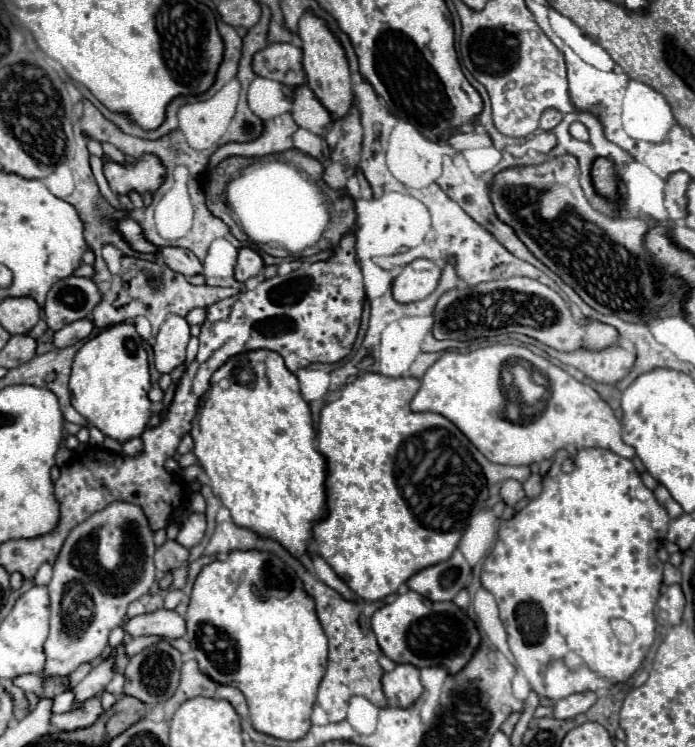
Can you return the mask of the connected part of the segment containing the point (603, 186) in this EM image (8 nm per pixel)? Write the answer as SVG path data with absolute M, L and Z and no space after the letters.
M598 158L598 160L594 162L592 180L594 180L594 186L596 186L596 192L598 192L598 194L608 196L608 198L616 198L618 178L616 178L616 172L614 172L614 166L612 166L610 160Z

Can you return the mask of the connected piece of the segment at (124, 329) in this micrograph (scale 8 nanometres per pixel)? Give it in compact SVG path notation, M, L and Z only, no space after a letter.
M124 322L124 324L116 324L116 326L102 330L96 338L88 340L74 358L72 376L70 376L72 406L102 434L106 434L122 444L132 438L138 438L146 430L146 426L152 418L152 402L148 400L150 388L152 388L152 384L150 384L148 354L146 354L144 342L138 336L134 324Z

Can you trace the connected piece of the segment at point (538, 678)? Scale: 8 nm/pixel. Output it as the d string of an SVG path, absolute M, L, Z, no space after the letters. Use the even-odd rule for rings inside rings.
M586 448L574 458L574 472L564 474L560 466L566 458L568 452L558 450L552 468L544 476L540 496L510 520L502 520L498 542L482 566L482 584L498 602L516 668L522 670L538 696L554 702L570 694L596 692L626 682L640 668L656 636L654 606L660 596L664 566L656 552L670 522L654 492L642 484L632 460L604 448ZM614 618L632 624L634 640L630 644L614 636L610 628ZM570 654L580 656L586 666L570 668L566 662Z

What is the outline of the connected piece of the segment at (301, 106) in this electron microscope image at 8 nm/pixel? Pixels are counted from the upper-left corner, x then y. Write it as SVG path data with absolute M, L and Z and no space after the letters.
M308 86L296 88L292 118L300 128L306 128L312 134L324 136L332 124L330 112L322 106L322 102L314 96Z

